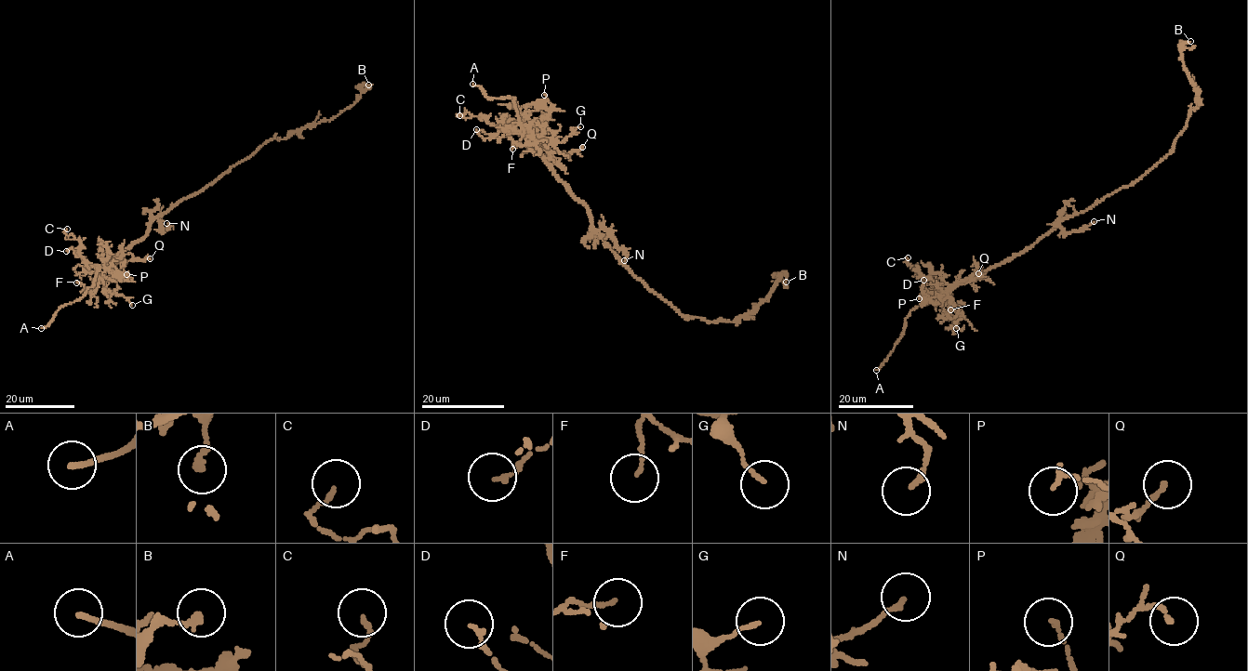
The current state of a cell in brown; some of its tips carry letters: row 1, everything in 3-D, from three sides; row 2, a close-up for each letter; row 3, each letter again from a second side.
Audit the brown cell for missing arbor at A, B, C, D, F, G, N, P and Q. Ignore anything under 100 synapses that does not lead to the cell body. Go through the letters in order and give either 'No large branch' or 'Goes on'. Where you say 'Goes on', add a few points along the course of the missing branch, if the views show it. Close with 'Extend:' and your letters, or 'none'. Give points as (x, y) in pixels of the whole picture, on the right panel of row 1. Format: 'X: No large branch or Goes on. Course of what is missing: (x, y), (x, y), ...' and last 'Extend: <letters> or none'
A: Goes on. Course of what is missing: (876, 370), (868, 381), (850, 381), (857, 388), (853, 392), (856, 403)
B: No large branch
C: No large branch
D: No large branch
F: No large branch
G: No large branch
N: No large branch
P: No large branch
Q: No large branch
Extend: A

